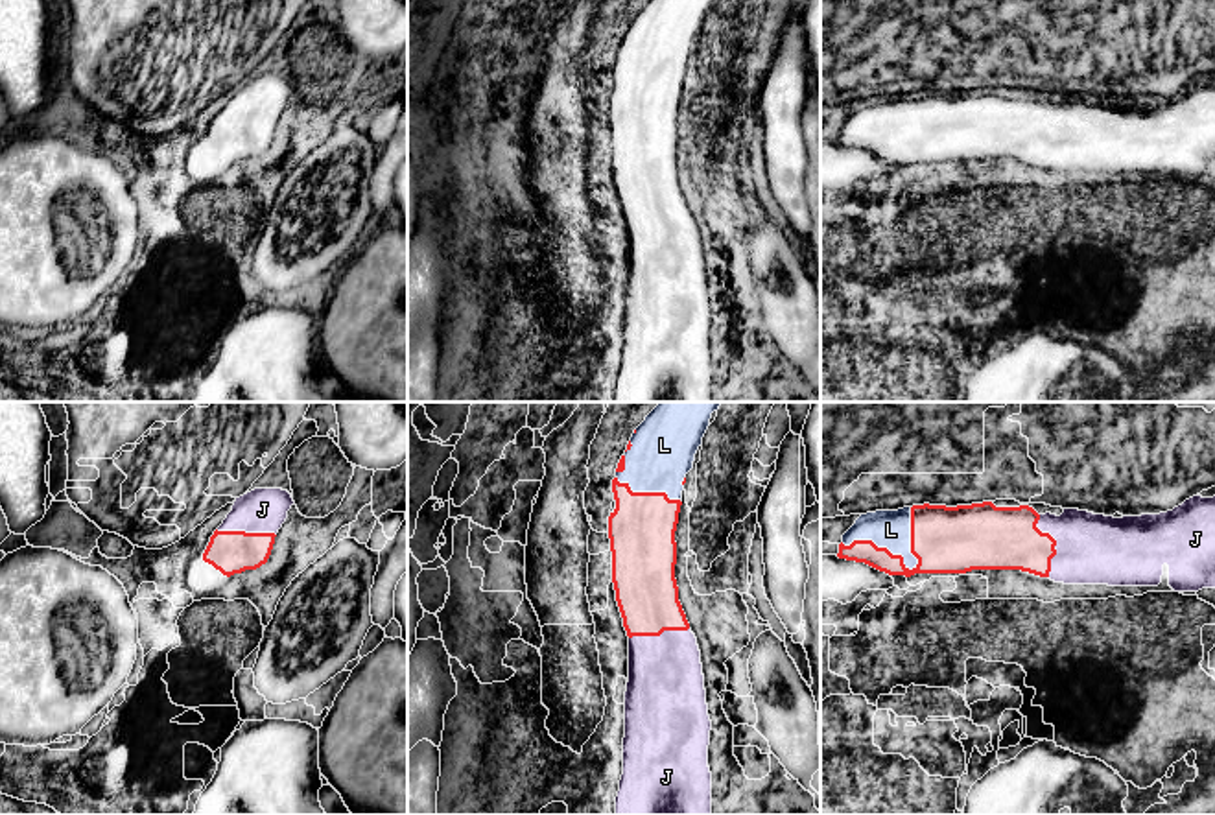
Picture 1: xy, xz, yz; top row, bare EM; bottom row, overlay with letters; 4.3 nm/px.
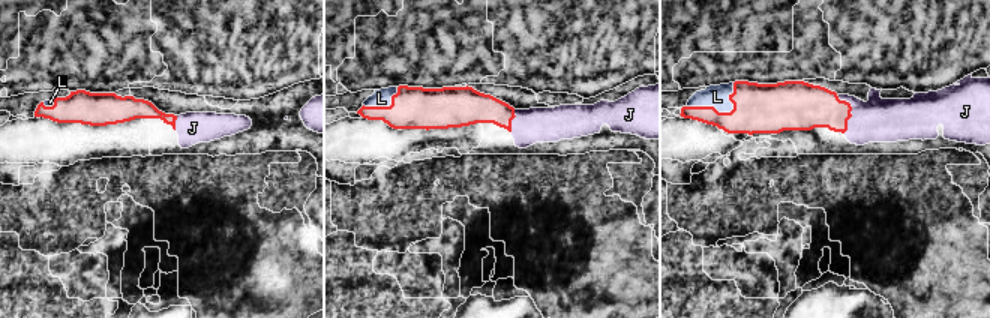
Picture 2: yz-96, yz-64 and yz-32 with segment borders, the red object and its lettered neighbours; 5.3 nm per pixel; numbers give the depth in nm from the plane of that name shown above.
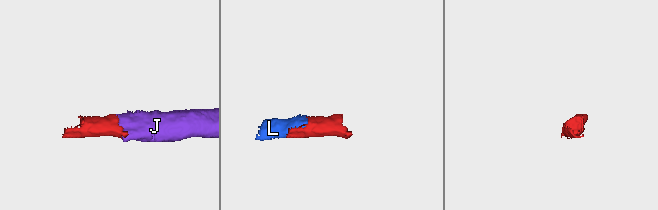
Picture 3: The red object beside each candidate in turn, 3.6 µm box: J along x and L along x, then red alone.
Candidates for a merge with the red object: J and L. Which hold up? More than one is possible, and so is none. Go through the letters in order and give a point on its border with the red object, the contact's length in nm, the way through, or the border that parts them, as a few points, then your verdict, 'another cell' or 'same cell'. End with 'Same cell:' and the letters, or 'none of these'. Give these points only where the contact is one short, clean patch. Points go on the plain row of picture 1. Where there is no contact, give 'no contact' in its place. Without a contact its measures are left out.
J: yz (1055, 131) | 280 nm | same cell
L: yz (882, 135) | 360 nm | same cell
Same cell: J, L

